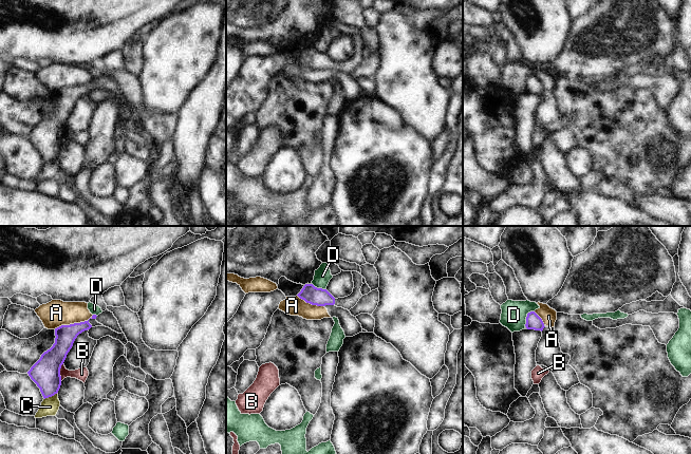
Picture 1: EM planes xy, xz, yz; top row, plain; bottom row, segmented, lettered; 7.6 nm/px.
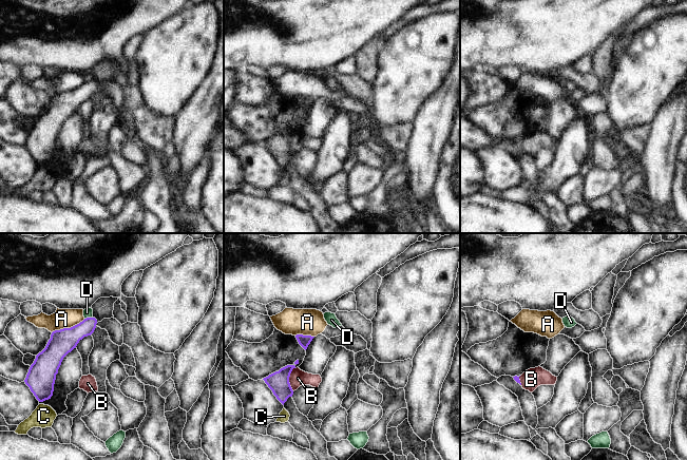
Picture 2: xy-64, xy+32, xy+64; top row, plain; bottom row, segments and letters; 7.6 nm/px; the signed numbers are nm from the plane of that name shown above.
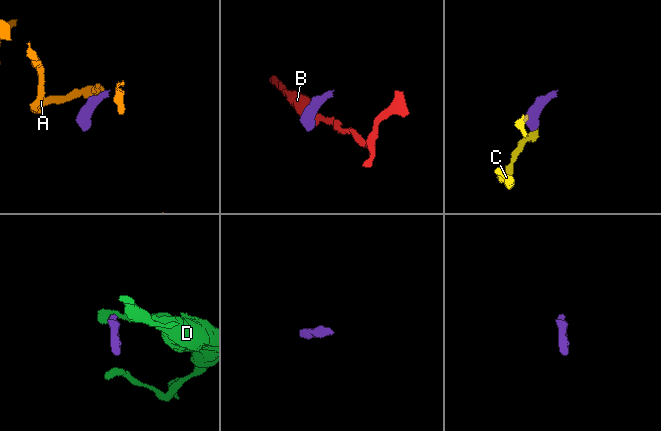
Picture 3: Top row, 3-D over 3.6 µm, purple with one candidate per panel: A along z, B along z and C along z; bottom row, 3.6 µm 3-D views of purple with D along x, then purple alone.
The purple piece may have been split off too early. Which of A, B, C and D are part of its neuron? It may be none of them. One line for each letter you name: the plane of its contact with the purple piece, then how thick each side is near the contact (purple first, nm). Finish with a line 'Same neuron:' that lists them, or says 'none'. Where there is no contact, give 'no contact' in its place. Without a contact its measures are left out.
Same neuron: none

